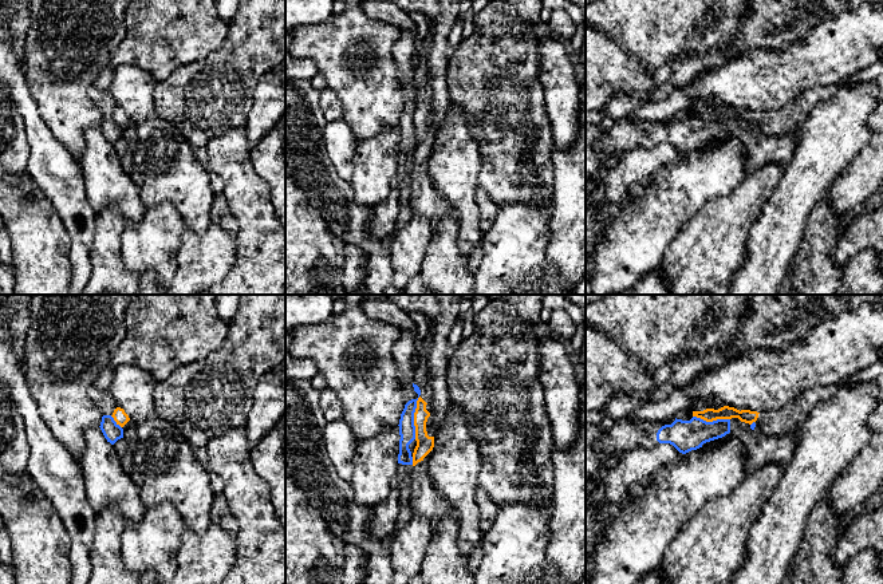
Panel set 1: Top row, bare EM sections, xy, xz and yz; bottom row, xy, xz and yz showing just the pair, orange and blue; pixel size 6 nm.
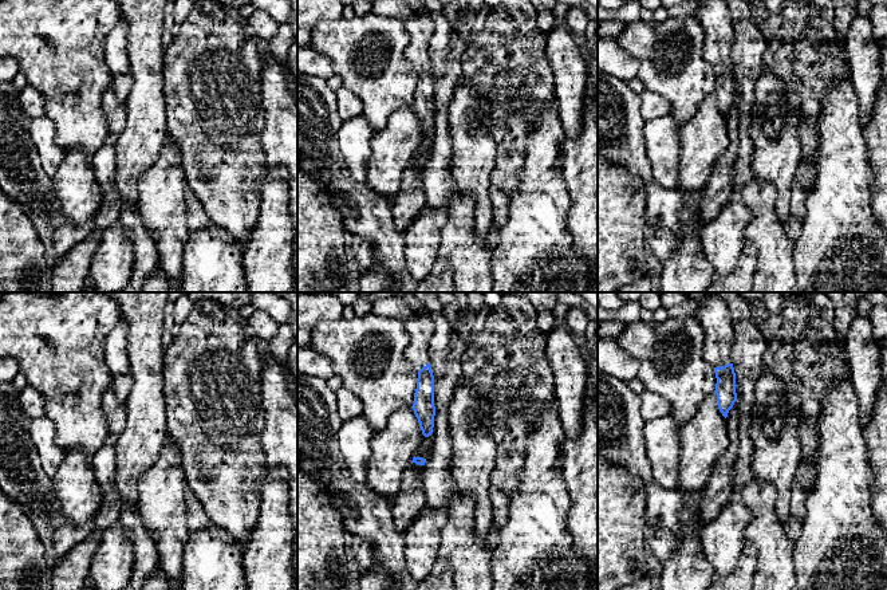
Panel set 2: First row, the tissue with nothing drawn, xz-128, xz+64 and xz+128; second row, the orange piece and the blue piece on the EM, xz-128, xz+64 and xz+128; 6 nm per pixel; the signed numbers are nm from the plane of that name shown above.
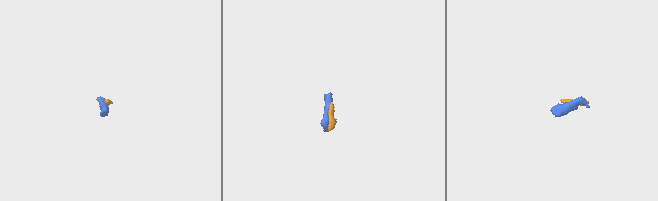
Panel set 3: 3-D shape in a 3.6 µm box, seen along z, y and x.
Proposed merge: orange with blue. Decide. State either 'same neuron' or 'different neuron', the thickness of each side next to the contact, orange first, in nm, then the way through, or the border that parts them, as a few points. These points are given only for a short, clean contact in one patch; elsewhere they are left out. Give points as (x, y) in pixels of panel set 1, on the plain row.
different neuron; calibres 110 and 100 nm; border xz (420, 97), (414, 113), (414, 138)

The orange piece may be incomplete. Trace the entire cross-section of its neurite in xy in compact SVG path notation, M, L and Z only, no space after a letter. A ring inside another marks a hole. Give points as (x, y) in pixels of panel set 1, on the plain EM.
M117 107L111 115L117 125L123 129L123 138L129 149L134 151L138 146L137 125L129 118L123 108Z

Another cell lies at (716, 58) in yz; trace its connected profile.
M720 48L709 50L701 56L673 59L651 71L655 87L647 91L644 99L620 94L604 106L603 113L614 121L620 121L635 108L666 99L674 90L693 80L705 68L718 68L728 62L729 56Z

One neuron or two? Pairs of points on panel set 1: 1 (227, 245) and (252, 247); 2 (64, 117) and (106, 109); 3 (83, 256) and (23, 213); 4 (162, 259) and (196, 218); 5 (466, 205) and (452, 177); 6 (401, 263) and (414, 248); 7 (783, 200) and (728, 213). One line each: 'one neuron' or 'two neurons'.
1: two neurons
2: two neurons
3: two neurons
4: two neurons
5: one neuron
6: one neuron
7: two neurons

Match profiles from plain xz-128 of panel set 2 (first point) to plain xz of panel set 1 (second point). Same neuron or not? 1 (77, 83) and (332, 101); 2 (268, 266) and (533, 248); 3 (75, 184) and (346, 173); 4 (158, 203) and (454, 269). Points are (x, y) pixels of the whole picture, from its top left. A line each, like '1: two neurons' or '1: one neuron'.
1: two neurons
2: two neurons
3: two neurons
4: two neurons

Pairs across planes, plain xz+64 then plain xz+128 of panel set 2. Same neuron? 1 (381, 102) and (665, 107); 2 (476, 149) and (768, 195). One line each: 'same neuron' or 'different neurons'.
1: different neurons
2: different neurons

